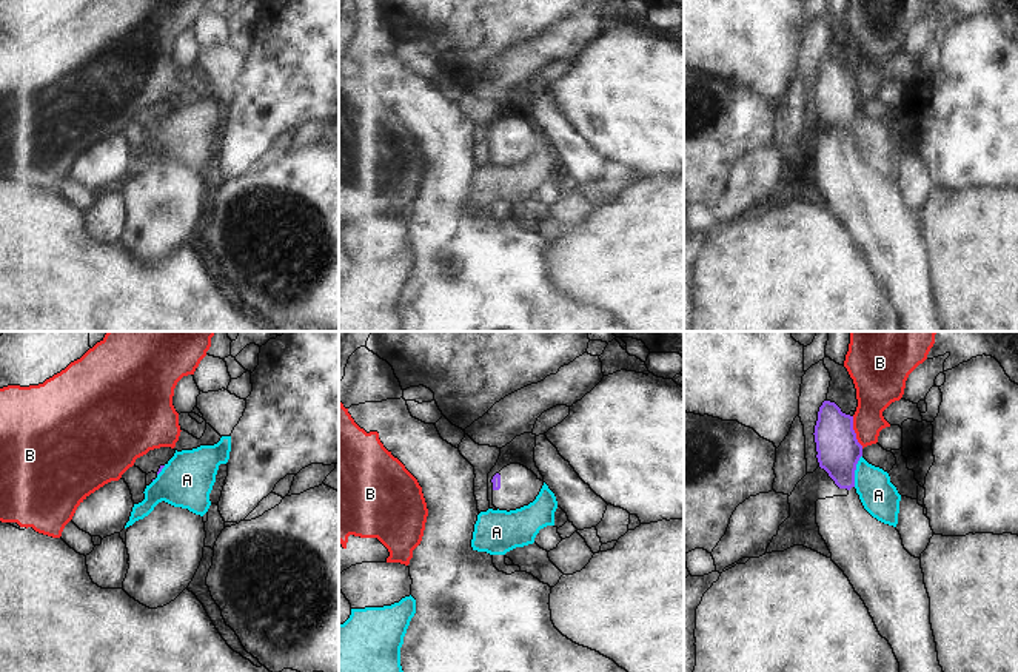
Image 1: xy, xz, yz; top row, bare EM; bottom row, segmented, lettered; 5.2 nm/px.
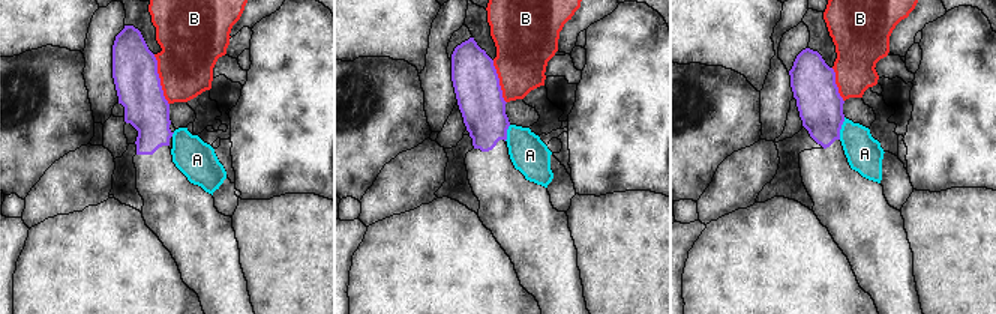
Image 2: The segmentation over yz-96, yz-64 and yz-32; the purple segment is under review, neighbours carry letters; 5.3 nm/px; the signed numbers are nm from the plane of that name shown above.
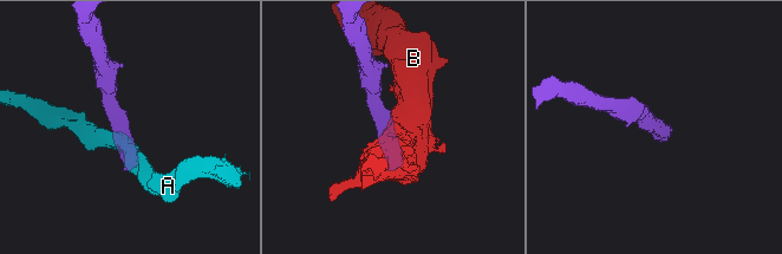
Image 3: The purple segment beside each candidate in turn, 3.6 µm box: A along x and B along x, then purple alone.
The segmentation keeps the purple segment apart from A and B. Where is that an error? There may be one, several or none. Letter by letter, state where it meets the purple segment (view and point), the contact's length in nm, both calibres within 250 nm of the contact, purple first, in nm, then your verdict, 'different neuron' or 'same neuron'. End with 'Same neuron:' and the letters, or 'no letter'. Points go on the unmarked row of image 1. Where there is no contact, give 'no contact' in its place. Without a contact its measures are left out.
A: yz (855, 124) | 170 nm | 220/190 nm | different neuron
B: yz (853, 87) | 180 nm | 220/200 nm | different neuron
Same neuron: no letter

